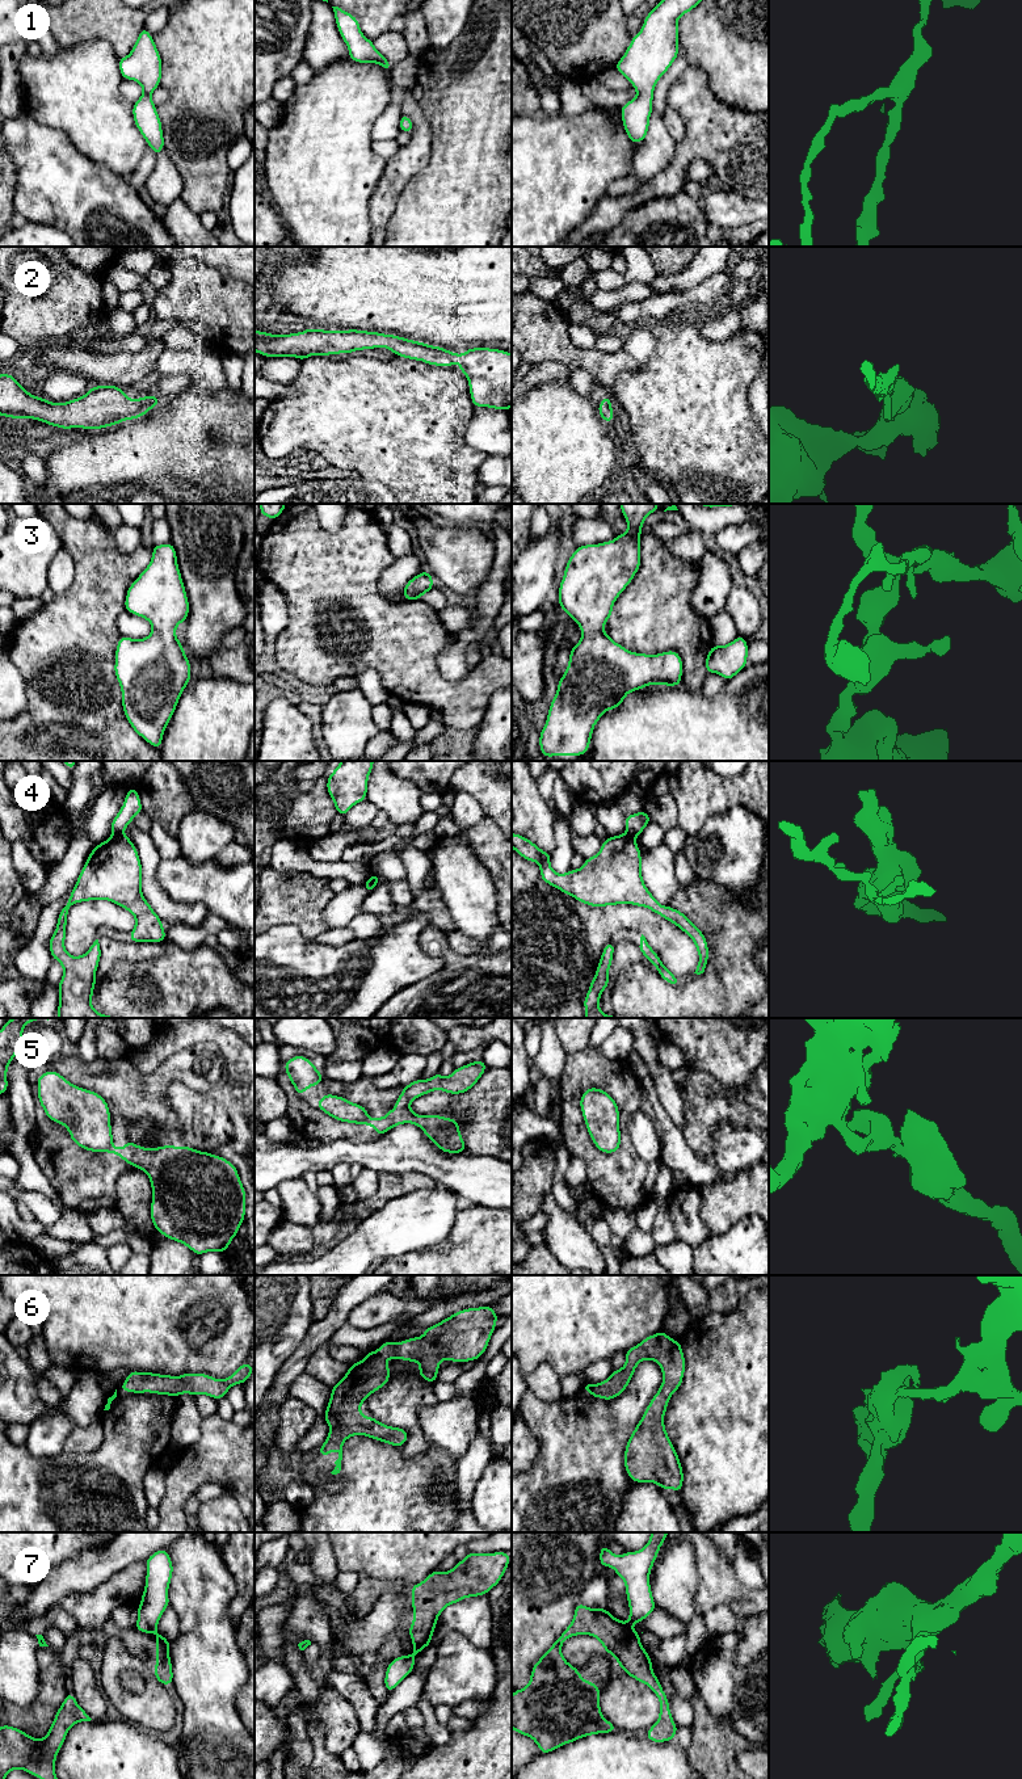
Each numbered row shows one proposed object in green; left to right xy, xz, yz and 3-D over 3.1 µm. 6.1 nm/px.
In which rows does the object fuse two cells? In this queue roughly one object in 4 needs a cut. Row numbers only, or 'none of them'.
4, 5, 7

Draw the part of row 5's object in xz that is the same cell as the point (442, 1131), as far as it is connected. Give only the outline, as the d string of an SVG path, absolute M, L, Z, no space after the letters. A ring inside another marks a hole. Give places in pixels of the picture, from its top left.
M480 1059L460 1068L455 1068L449 1077L443 1077L438 1072L429 1080L419 1078L403 1088L401 1094L394 1105L394 1110L388 1110L383 1118L367 1118L361 1124L371 1126L377 1134L382 1136L399 1124L412 1123L420 1127L425 1136L442 1152L466 1152L464 1140L459 1132L460 1127L457 1119L441 1115L415 1114L411 1110L411 1102L433 1090L443 1090L449 1094L466 1093L476 1085L485 1069L487 1065Z

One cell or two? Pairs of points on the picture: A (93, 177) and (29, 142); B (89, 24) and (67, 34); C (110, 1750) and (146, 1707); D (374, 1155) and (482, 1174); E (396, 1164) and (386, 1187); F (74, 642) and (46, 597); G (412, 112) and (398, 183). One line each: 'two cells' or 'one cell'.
A: one cell
B: one cell
C: two cells
D: one cell
E: two cells
F: two cells
G: one cell

